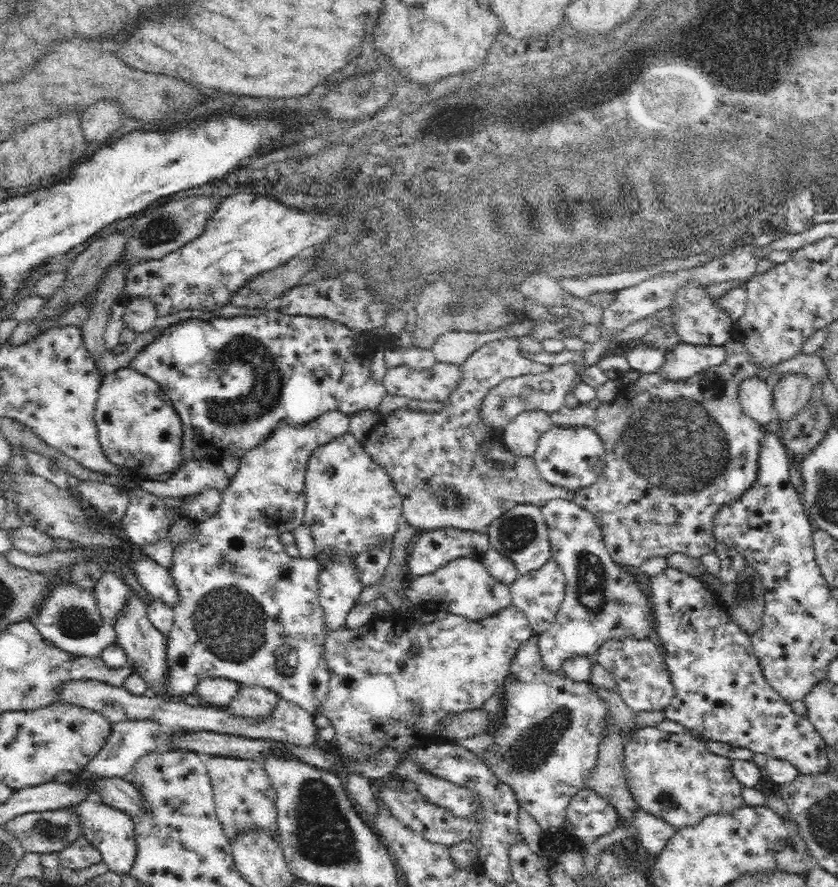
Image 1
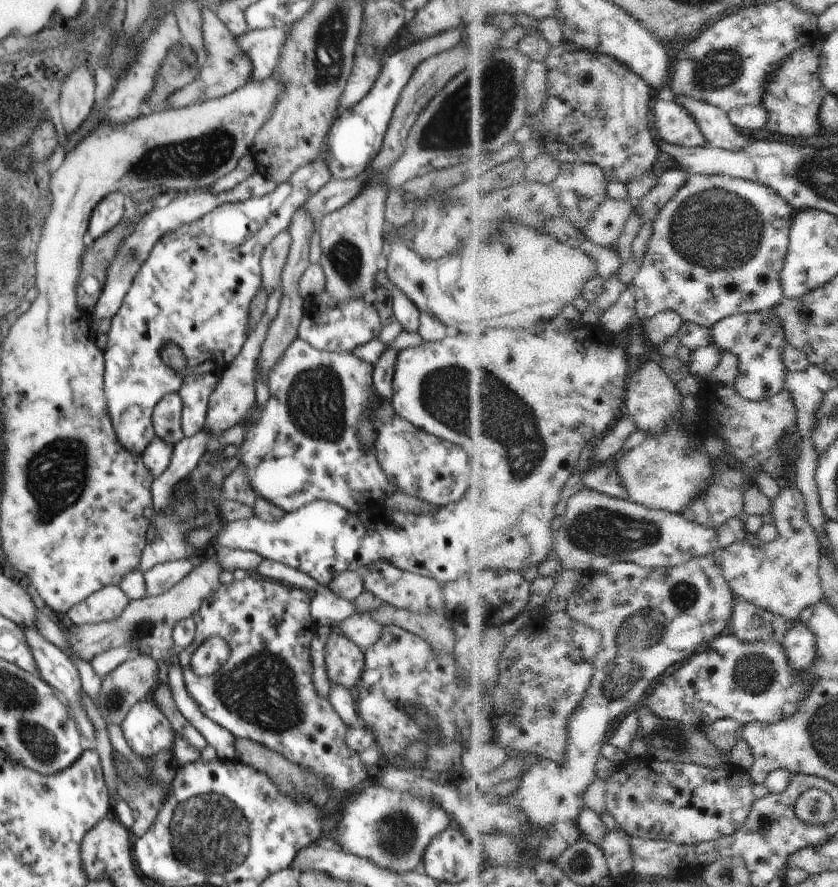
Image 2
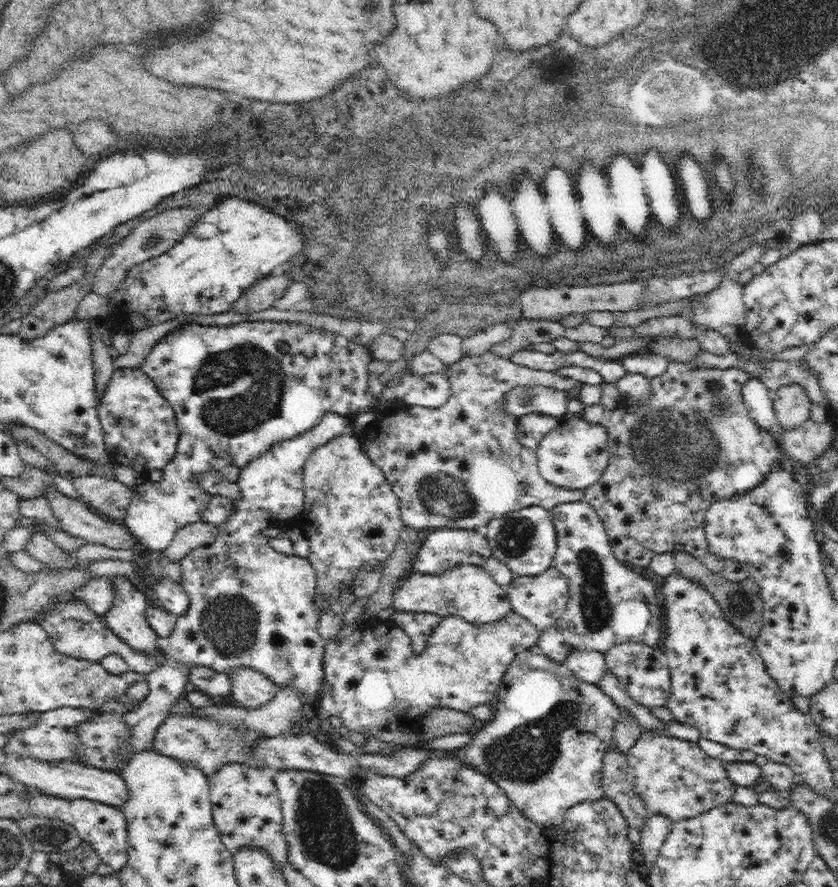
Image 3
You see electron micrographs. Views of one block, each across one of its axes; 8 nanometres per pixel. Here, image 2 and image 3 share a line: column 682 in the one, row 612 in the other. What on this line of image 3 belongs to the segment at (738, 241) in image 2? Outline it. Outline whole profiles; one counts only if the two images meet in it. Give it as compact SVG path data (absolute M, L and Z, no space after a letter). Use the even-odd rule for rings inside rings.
M324 413L322 415L320 424L315 426L310 432L303 434L301 437L293 438L289 441L282 441L278 445L274 445L272 450L269 450L263 457L252 461L250 465L243 468L240 473L240 480L238 480L238 485L242 489L242 498L241 501L235 505L235 513L233 517L224 525L220 526L221 535L218 535L218 538L214 541L211 547L200 547L195 548L190 554L186 555L186 558L181 562L182 570L184 573L184 584L183 587L188 592L189 597L191 598L191 607L190 610L179 618L178 626L172 635L168 639L168 641L164 642L166 649L166 653L168 653L168 664L166 666L157 668L152 672L146 674L146 679L149 685L149 692L146 696L146 699L142 702L139 702L129 711L125 712L126 720L133 726L133 752L148 750L148 746L150 746L150 738L152 738L152 734L154 734L154 730L156 730L156 726L164 720L164 717L172 710L173 706L183 699L185 696L185 692L189 688L188 677L184 675L184 667L188 667L189 665L202 665L204 667L210 667L218 672L230 672L230 670L234 670L234 668L248 666L263 672L271 678L276 685L286 685L292 683L294 687L298 687L298 691L302 693L302 700L304 702L309 702L314 700L314 698L318 698L318 692L321 690L321 684L324 676L324 667L323 665L323 657L325 656L325 647L327 646L327 642L324 641L318 634L319 628L319 616L316 611L314 611L314 607L312 606L312 602L314 602L314 592L316 590L316 583L314 583L314 569L312 569L312 565L310 561L306 557L301 557L298 555L284 555L277 553L272 549L268 544L265 536L263 536L260 532L270 524L281 524L283 521L293 520L297 521L299 519L299 515L303 510L303 504L305 500L305 492L303 489L303 468L306 462L306 459L310 456L310 453L317 447L326 444L329 440L332 440L334 437L342 436L347 429L349 429L350 420L346 417L340 416L336 413Z

